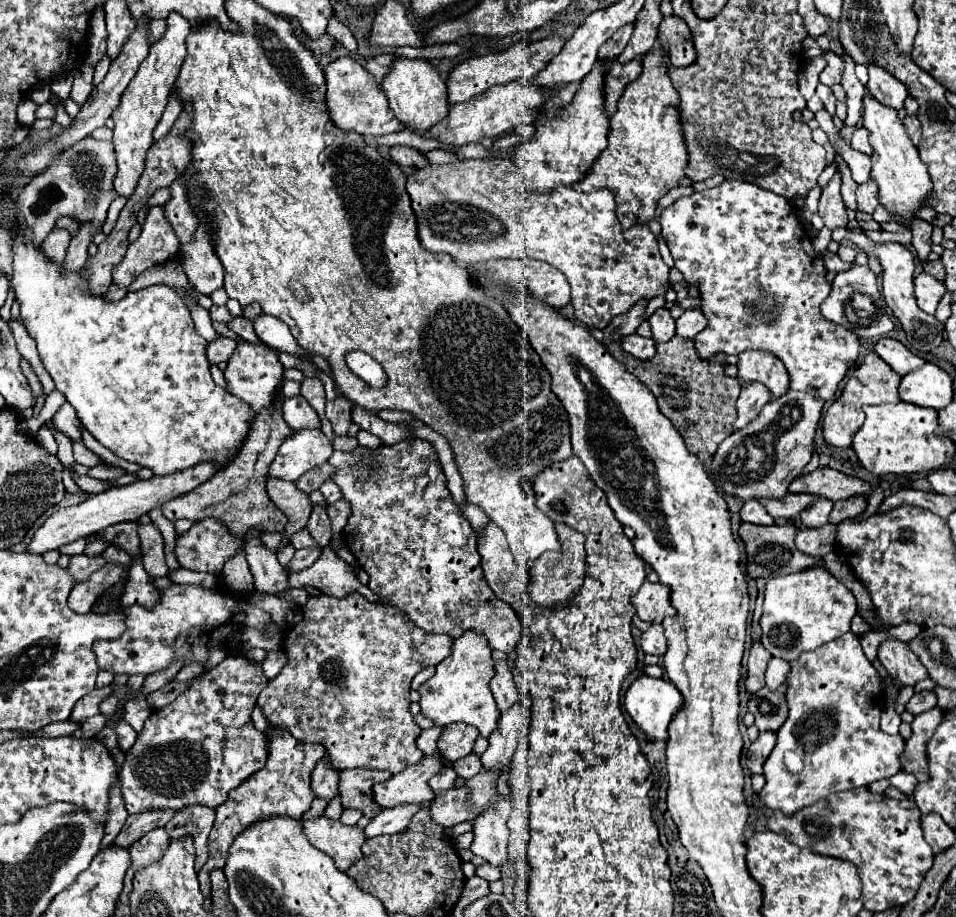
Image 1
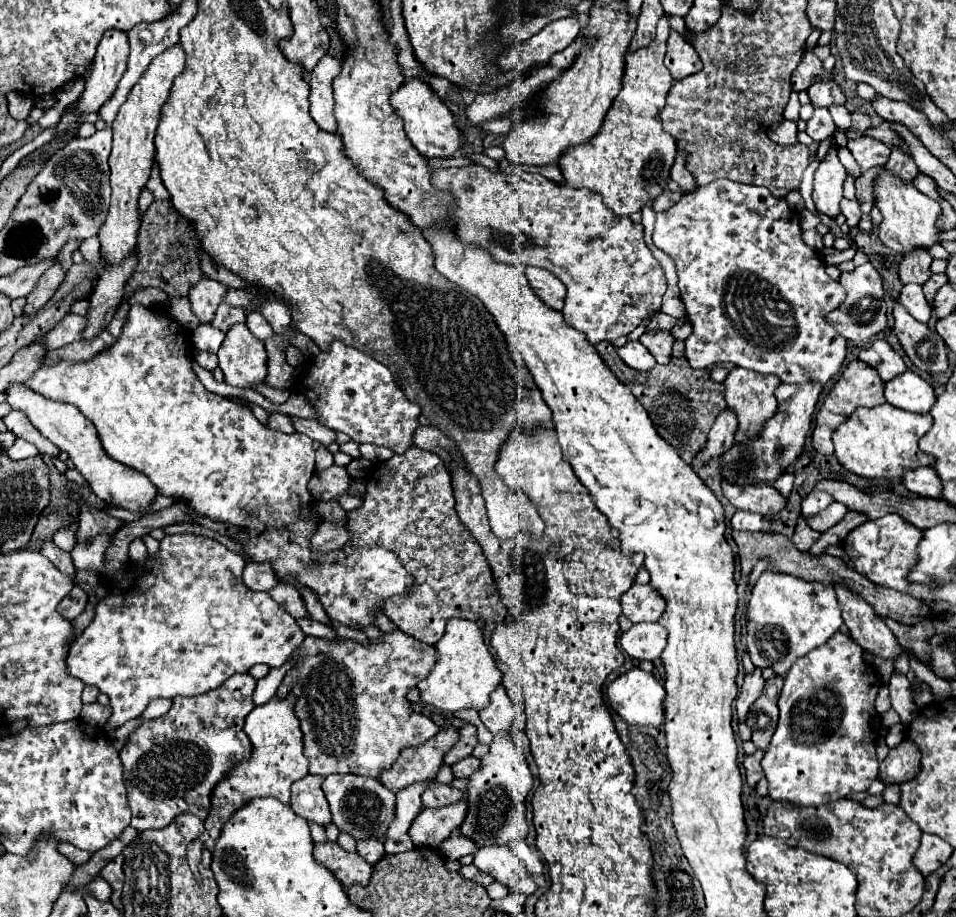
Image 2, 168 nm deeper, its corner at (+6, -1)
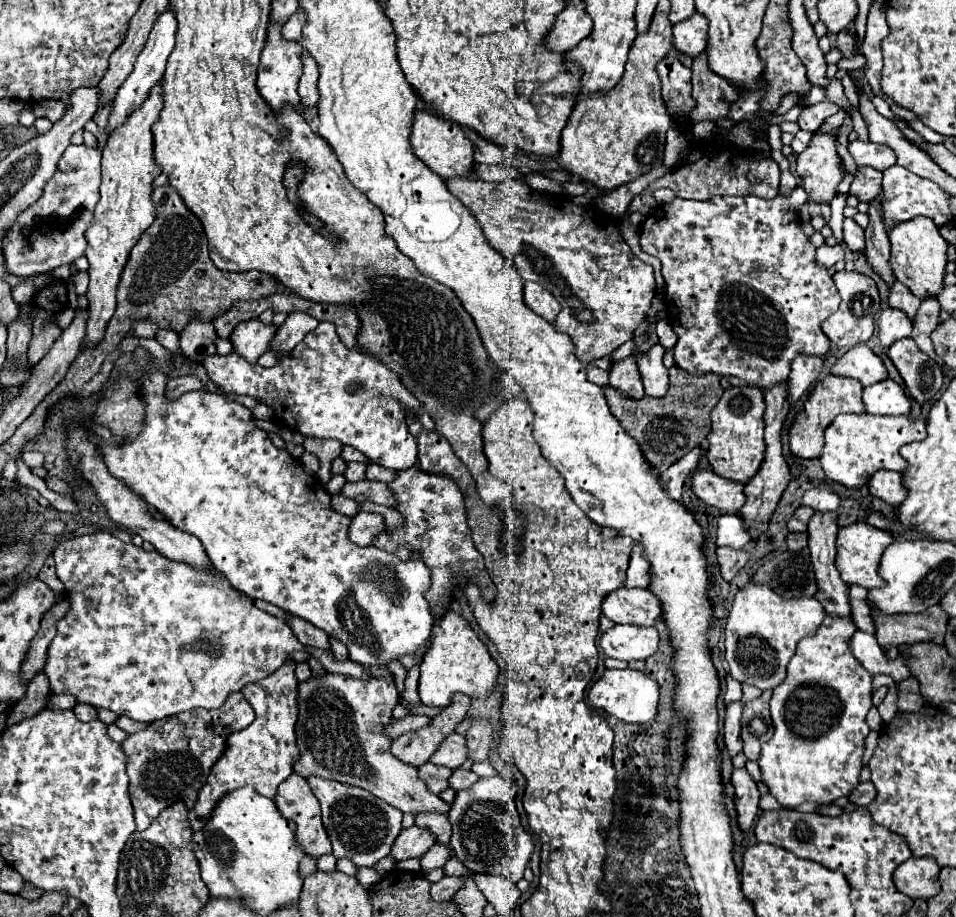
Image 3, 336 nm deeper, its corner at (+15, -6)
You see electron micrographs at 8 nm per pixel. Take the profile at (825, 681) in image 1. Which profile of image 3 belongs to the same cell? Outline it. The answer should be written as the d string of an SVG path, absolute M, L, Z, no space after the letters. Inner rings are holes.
M826 617L814 637L798 643L796 655L788 663L786 679L774 689L770 699L774 737L762 745L758 759L762 783L782 807L798 807L804 801L832 803L838 797L848 797L860 783L864 739L870 733L866 713L872 707L872 675L858 663L848 649L848 639L856 631L850 619Z

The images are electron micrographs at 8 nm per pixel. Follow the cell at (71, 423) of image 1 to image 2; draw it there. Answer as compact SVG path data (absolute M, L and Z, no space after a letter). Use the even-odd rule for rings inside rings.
M9 384L5 392L9 396L7 402L13 410L25 412L27 418L31 420L31 424L45 438L49 438L59 450L69 454L69 460L75 464L75 468L81 472L81 476L89 482L91 490L101 500L105 500L109 506L115 506L115 508L125 508L129 512L149 514L149 506L151 506L153 498L157 496L157 488L153 488L153 482L145 474L141 474L133 468L125 468L121 462L113 462L105 454L101 440L97 438L95 426L73 404L49 400L49 398L25 388L23 384Z

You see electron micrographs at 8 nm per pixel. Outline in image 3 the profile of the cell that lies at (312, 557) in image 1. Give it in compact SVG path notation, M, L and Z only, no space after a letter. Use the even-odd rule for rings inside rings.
M358 513L352 517L348 527L348 539L360 547L366 547L372 543L372 539L378 535L378 531L384 527L384 517L378 513Z

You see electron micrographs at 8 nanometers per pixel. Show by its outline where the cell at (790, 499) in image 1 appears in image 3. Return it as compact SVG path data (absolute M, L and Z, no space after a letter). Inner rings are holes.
M696 471L692 477L692 491L722 513L740 513L746 501L742 483L718 477L714 471Z

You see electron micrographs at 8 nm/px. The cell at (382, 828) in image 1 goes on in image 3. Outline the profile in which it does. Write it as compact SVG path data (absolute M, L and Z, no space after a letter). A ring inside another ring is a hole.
M424 763L422 767L418 767L418 773L420 773L420 779L428 785L428 789L440 795L448 787L448 777L452 775L452 769L440 767L434 763Z

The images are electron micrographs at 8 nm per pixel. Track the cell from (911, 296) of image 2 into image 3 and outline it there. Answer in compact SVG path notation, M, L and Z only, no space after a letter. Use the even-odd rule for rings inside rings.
M888 307L888 309L884 309L878 327L880 327L880 331L878 331L880 343L882 343L882 347L888 347L888 345L892 345L892 341L896 341L900 337L910 337L912 319L904 317L904 313L900 313L900 309Z

